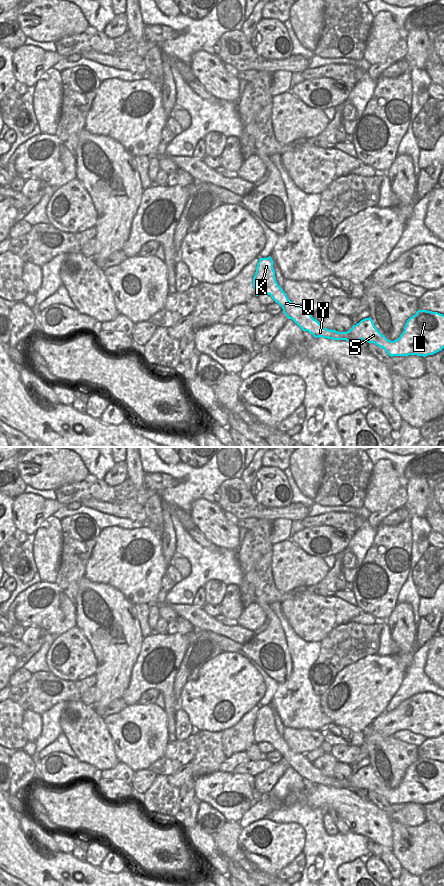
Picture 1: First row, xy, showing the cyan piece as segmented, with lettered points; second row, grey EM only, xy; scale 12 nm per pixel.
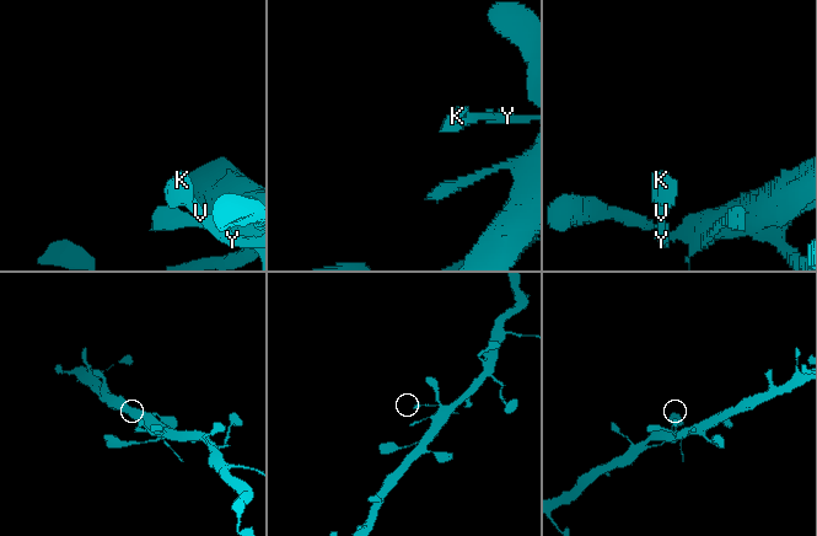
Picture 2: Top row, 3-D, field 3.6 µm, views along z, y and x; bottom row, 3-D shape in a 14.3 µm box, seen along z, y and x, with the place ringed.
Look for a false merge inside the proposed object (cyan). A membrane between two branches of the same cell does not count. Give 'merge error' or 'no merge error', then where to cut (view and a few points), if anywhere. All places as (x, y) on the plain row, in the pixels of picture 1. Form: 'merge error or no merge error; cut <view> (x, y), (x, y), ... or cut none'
no merge error; cut none

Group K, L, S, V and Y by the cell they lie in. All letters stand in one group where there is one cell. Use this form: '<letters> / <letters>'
K L S V Y

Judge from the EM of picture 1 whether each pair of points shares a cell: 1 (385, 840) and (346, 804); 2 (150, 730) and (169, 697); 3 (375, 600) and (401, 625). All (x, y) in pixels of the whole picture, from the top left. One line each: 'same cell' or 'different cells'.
1: same cell
2: different cells
3: different cells

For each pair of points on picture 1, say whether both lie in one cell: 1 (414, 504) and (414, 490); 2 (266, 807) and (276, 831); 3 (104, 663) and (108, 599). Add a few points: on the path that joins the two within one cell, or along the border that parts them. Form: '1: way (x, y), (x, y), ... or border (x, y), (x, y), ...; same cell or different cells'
1: way (414, 501), (414, 493); same cell
2: border (264, 817), (251, 822), (243, 828); different cells
3: way (113, 647), (113, 615); same cell

